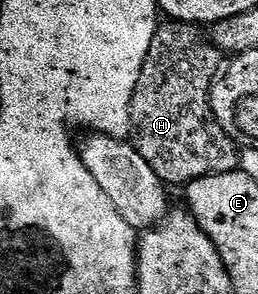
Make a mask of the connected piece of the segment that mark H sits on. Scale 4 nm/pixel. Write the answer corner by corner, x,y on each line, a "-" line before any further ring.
169,20
158,25
155,36
151,40
151,48
147,52
147,60
143,64
143,72
139,76
139,84
131,96
129,105
129,124
131,142
137,147
139,156
151,164
155,176
170,187
184,187
203,176
222,174
238,169
236,142
223,132
223,128
213,119
213,111
209,109
209,91
213,89
215,79
222,69
223,55
213,47
204,33
201,34
196,25

